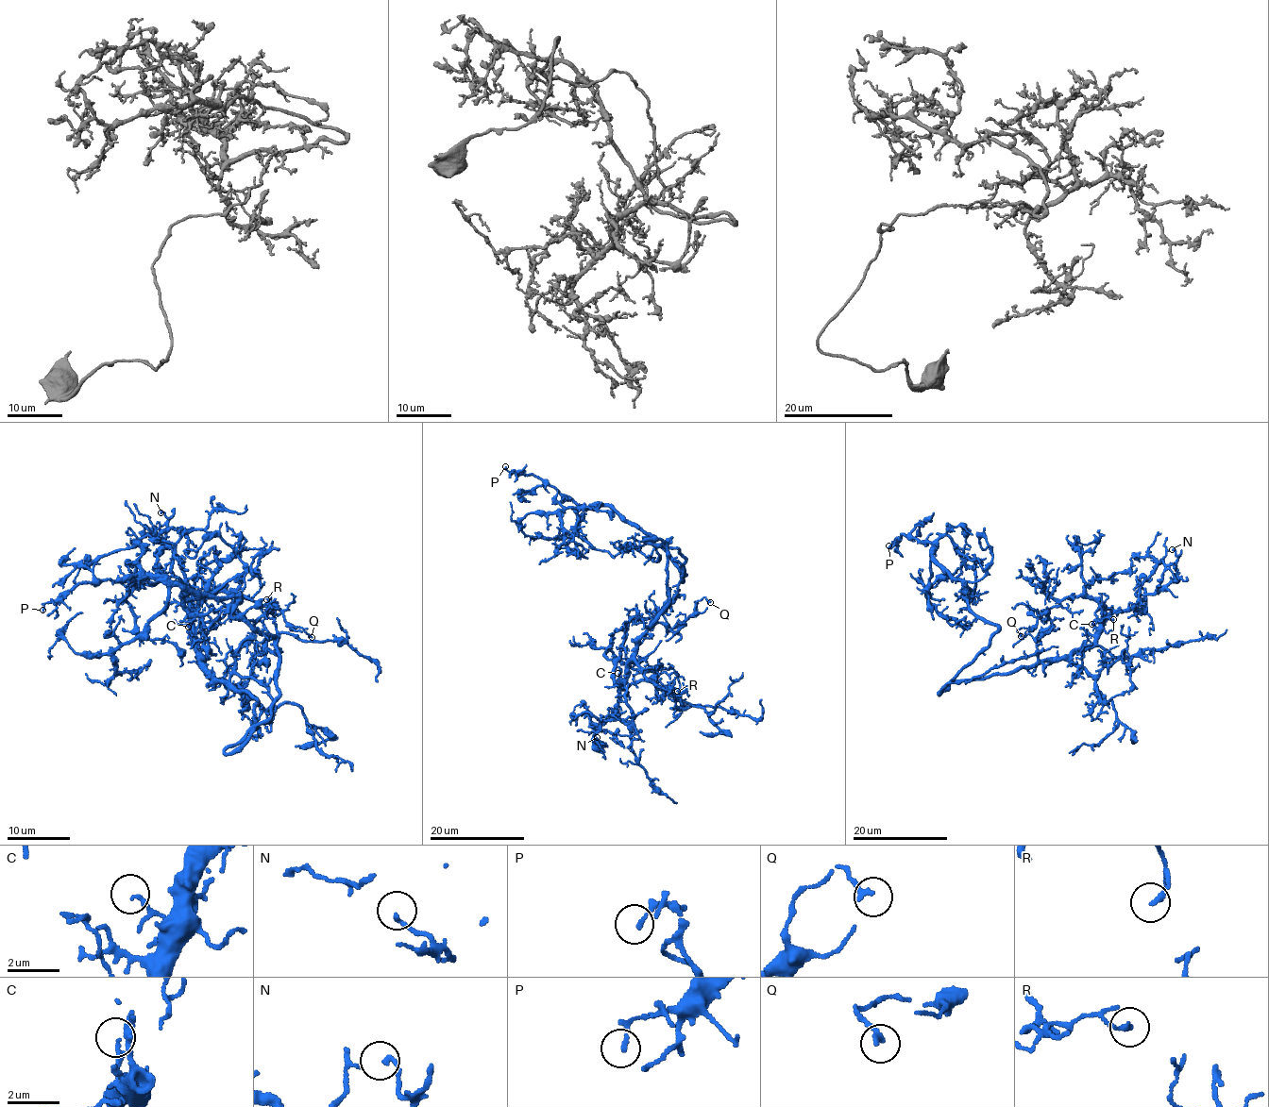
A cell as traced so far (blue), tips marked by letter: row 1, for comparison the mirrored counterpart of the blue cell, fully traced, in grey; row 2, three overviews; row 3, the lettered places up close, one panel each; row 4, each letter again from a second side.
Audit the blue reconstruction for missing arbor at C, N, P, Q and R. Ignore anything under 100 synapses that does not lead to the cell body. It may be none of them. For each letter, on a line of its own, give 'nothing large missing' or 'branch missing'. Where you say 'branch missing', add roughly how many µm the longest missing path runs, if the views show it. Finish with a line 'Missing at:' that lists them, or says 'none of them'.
C: nothing large missing
N: nothing large missing
P: nothing large missing
Q: nothing large missing
R: nothing large missing
Missing at: none of them

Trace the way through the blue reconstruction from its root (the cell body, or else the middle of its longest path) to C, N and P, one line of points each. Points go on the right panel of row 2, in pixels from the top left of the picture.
C: (955, 677), (955, 680), (985, 679), (1066, 659), (1074, 648), (1089, 646), (1093, 641), (1097, 628), (1091, 624)
N: (955, 677), (1012, 674), (1089, 646), (1109, 614), (1133, 610), (1173, 579), (1177, 557), (1172, 549)
P: (955, 677), (985, 649), (998, 628), (971, 609), (963, 581), (934, 557), (933, 543), (903, 534), (888, 545)

